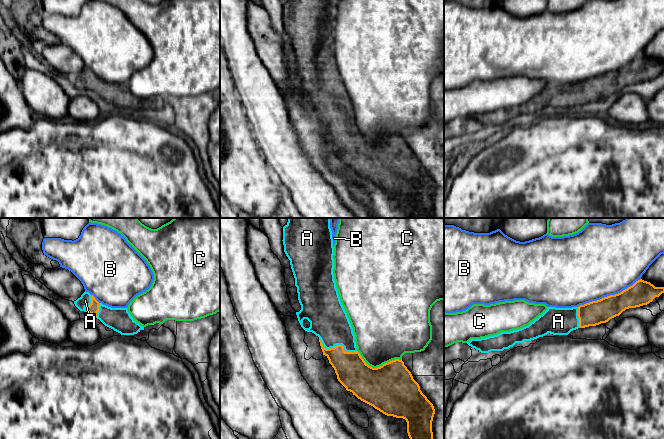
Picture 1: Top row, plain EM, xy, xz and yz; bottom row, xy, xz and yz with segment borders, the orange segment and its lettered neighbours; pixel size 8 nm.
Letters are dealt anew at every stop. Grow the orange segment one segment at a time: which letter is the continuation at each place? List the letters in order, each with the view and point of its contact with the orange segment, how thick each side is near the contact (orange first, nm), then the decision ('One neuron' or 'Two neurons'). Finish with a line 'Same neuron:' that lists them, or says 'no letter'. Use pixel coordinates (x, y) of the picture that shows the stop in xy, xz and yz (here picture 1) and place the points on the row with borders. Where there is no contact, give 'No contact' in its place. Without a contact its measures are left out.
A: Touches orange at xz (336, 346). Thickness 260 nm (orange) against 300 nm. One neuron
B: Touches orange at yz (608, 296). Thickness 190 nm (orange) against 500 nm. Two neurons
C: Touches orange at xz (378, 367). Thickness 400 nm (orange) against 420 nm. Two neurons
Same neuron: A

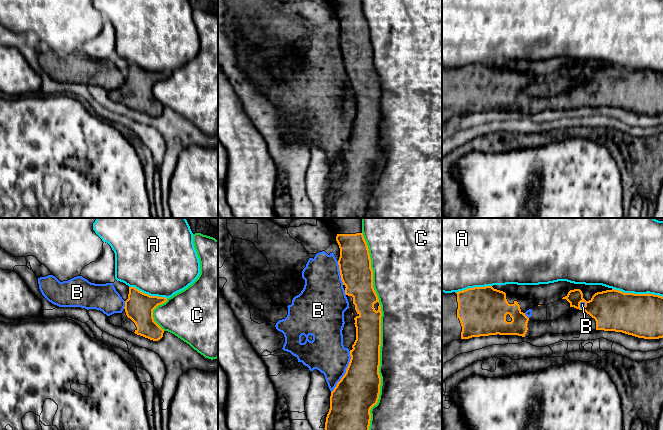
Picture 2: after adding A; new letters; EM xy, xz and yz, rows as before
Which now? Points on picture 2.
A: Touches orange at yz (637, 294). Thickness 360 nm (orange) against 460 nm. Two neurons
B: Touches orange at xz (346, 372). Thickness 340 nm (orange) against 300 nm. Two neurons
C: Touches orange at xz (380, 331). Thickness 240 nm (orange) against 500 nm. Two neurons
Same neuron: no letter

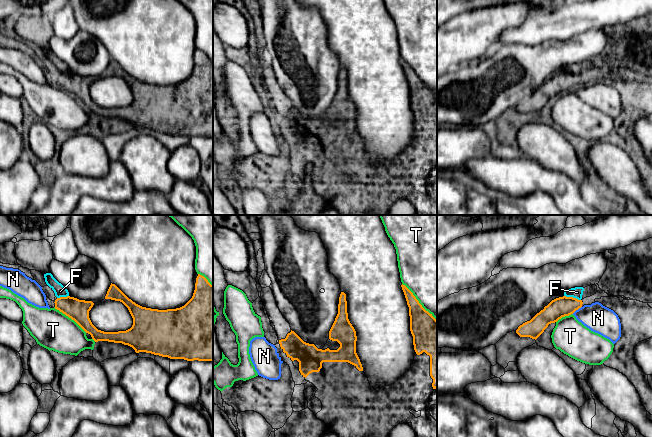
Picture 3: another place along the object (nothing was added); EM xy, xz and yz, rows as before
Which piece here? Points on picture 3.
F: Touches orange at yz (572, 297). Thickness 160 nm (orange) against 90 nm. Two neurons
N: Touches orange at yz (576, 309). Thickness 160 nm (orange) against 220 nm. Two neurons
T: Touches orange at xz (418, 302). Thickness 240 nm (orange) against 460 nm. Two neurons
Same neuron: no letter

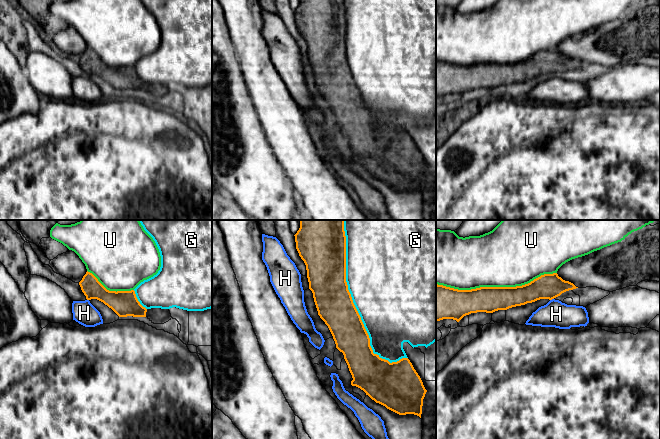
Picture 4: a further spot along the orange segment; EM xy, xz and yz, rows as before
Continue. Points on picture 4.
G: Touches orange at xz (353, 303). Thickness 300 nm (orange) against 500 nm. Two neurons
H: Touches orange at yz (551, 299). Thickness 200 nm (orange) against 220 nm. Two neurons
U: Touches orange at yz (496, 287). Thickness 200 nm (orange) against 480 nm. Two neurons
Same neuron: no letter

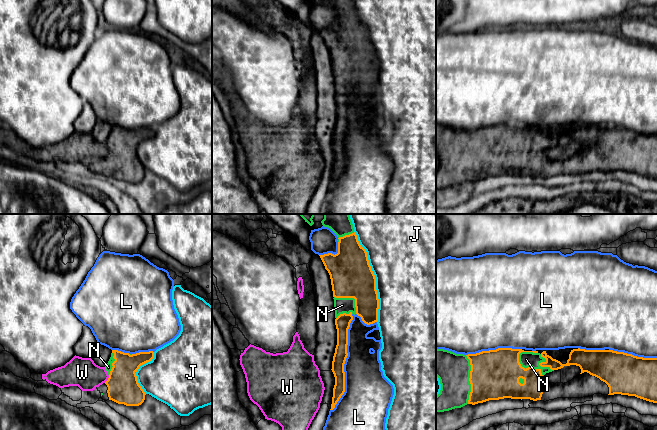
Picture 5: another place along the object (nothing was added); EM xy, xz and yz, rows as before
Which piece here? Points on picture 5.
J: Touches orange at xz (374, 276). Thickness 340 nm (orange) against 500 nm. Two neurons
L: Touches orange at xz (344, 363). Thickness 110 nm (orange) against 340 nm. Two neurons
N: Touches orange at yz (531, 367). Thickness 340 nm (orange) against 120 nm. One neuron
W: Touches orange at xy (108, 379). Thickness 260 nm (orange) against 240 nm. Two neurons
Same neuron: N

